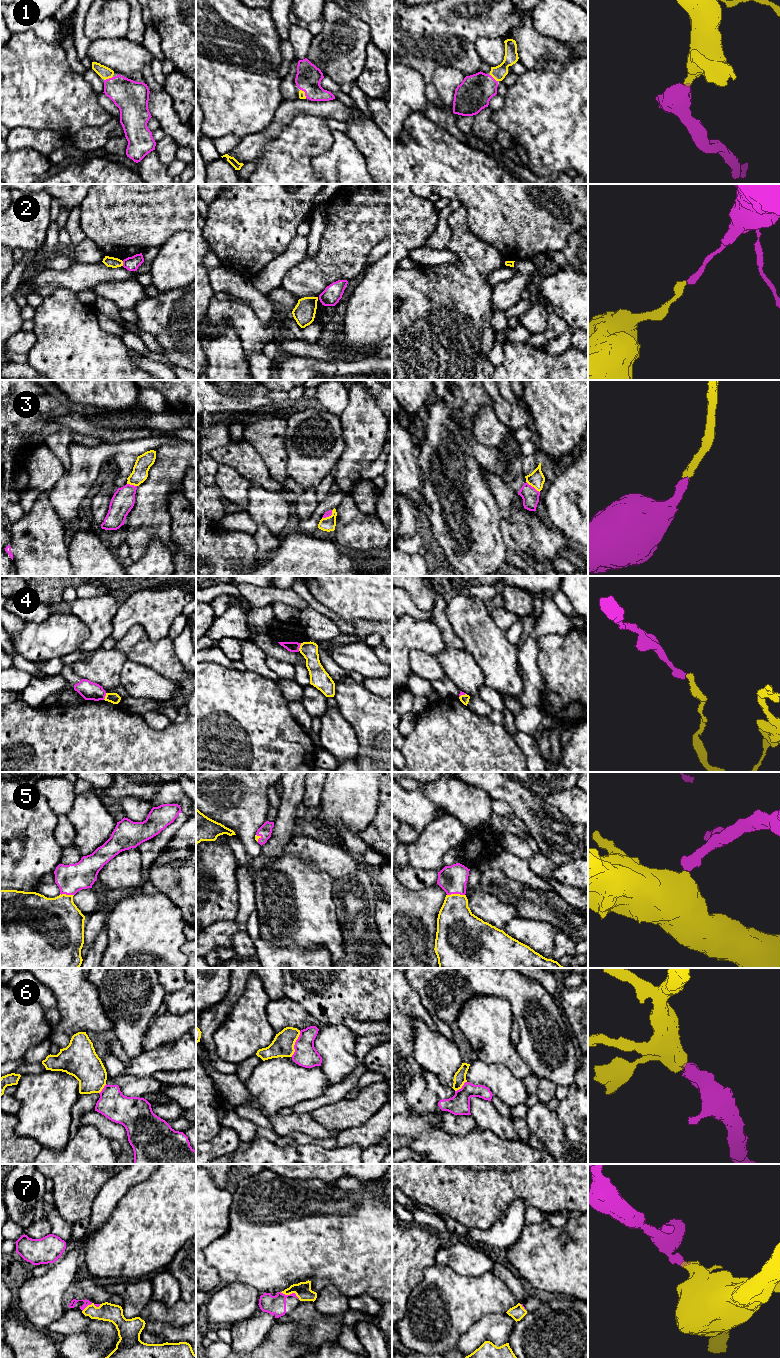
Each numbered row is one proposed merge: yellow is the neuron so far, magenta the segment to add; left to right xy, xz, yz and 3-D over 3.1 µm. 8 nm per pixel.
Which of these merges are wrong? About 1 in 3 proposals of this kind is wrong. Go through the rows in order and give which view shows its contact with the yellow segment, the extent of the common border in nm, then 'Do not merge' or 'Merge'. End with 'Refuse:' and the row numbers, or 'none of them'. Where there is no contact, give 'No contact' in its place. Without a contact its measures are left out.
1: Touches yellow in xy. Shared border 80 nm. Merge
2: Touches yellow in xy. Shared border 40 nm. Do not merge
3: Touches yellow in yz. Shared border 140 nm. Merge
4: Touches yellow in xz. Shared border 70 nm. Do not merge
5: Touches yellow in yz. Shared border 140 nm. Merge
6: Touches yellow in xz. Shared border 220 nm. Merge
7: Touches yellow in xz. Shared border 170 nm. Merge
Refuse: 2, 4

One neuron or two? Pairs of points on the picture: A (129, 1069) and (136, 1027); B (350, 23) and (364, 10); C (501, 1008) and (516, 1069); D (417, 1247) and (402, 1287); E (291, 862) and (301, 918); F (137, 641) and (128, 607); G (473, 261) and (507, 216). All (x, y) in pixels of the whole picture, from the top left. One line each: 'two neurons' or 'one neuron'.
A: two neurons
B: two neurons
C: one neuron
D: one neuron
E: one neuron
F: two neurons
G: two neurons

